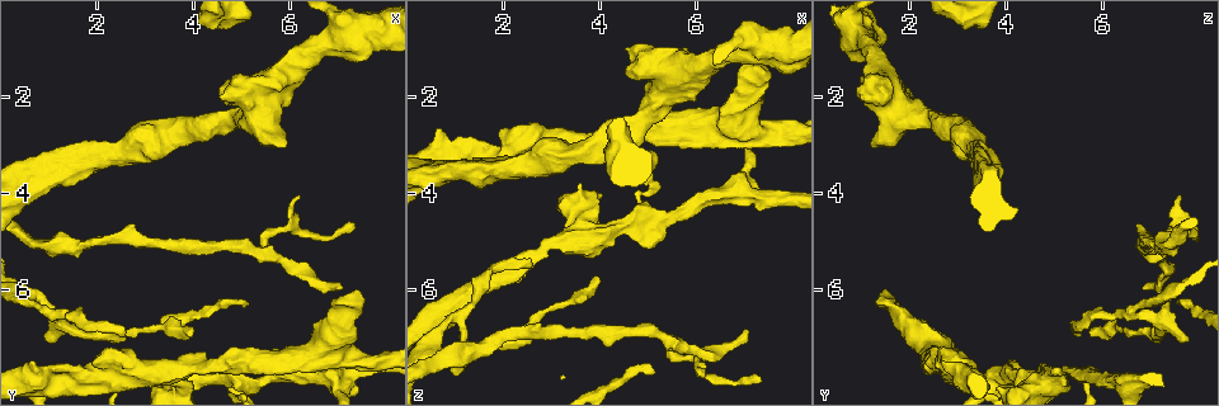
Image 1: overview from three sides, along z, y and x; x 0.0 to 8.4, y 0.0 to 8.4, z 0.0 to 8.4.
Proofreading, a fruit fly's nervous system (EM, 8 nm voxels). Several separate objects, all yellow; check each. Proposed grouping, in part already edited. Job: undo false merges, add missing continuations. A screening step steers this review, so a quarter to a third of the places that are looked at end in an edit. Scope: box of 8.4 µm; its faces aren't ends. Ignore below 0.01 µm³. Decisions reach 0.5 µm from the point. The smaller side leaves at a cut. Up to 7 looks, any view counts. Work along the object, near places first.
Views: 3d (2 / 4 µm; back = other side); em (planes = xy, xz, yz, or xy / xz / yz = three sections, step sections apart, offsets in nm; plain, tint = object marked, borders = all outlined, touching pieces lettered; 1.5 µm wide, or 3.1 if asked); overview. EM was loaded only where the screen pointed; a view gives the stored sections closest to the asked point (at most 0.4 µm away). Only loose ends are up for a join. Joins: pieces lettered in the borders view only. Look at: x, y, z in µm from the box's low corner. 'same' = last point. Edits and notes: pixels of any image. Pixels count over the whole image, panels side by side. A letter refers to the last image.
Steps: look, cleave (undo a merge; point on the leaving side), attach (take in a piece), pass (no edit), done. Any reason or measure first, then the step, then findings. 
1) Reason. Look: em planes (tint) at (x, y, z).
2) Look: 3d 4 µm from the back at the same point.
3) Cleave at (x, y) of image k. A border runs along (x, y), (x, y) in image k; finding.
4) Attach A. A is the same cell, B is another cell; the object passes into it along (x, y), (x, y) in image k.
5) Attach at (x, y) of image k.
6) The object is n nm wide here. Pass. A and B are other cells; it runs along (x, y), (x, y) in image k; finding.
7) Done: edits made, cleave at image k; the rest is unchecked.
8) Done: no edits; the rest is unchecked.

Look: em xy step 4 (tint) at (5.60, 7.85, 4.40).

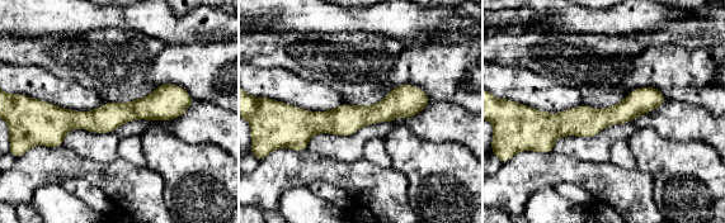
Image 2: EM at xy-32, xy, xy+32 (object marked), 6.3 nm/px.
Cut it another way. Look: em planes (borders) at the same point.

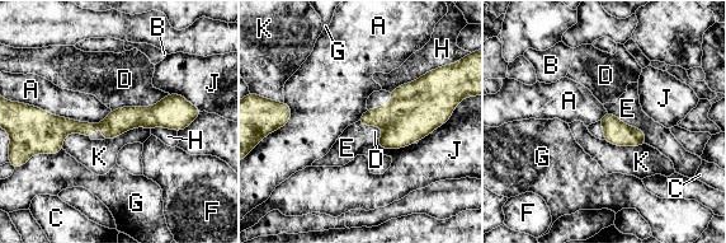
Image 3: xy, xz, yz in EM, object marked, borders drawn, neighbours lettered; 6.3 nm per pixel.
The longest contact is with A, 420 nm. Pass. A, B, C, D, E, F, G, H, J and K are other cells; a border runs along (150, 129), (132, 127), (103, 140) in image 3; continuous, no second neuron.

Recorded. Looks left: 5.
End of a long branch. Look: em yz step 8 (tint) at (3.95, 6.95, 5.80).

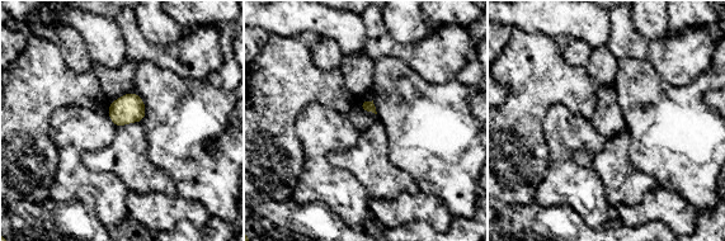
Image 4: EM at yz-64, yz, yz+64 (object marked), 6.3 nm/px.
What lies round it. Look: em yz step 8 (borders) at the same point.

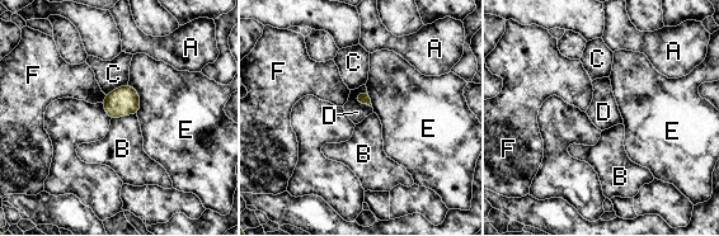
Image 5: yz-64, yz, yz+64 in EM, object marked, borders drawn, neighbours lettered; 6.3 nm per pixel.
Pass. A, B, C, D, E and F are other cells; a border runs along (136, 114), (123, 114), (111, 119) in image 5; no lettered piece goes on from it.

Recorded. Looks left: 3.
An open end. Look: em planes (plain) at (1.00, 7.05, 7.70).

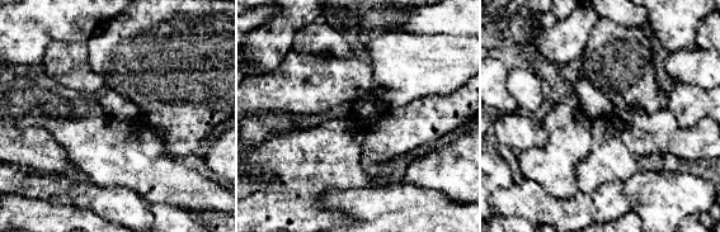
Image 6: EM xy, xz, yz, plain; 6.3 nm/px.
Look: em planes (borders) at the same point.

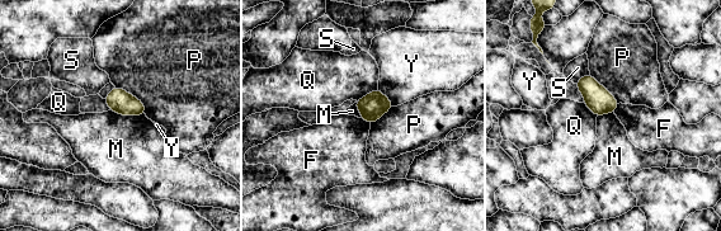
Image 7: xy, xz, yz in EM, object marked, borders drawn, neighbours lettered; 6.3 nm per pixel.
The object is 150 nm wide here; the longest contact is with P, 280 nm. Pass. F, M, P, Q, S and Y are other cells; none of them fits.

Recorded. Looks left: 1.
Done: no edits; the rest is unchecked.

